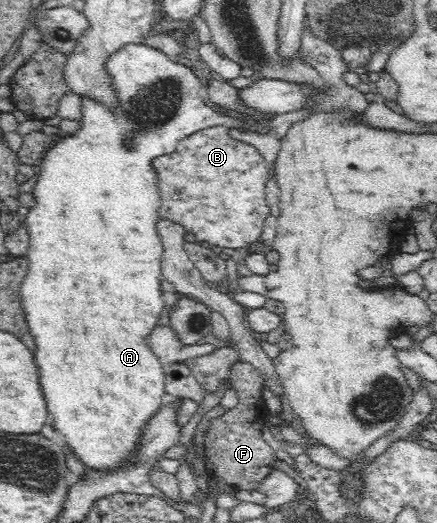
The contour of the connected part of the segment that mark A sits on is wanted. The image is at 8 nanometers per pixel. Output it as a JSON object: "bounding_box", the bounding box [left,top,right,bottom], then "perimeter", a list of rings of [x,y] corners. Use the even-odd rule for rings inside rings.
{"bounding_box":[20,43,251,472],"perimeter":[[[140,43],[126,44],[118,52],[111,54],[105,65],[113,78],[119,106],[114,108],[114,113],[110,113],[105,108],[101,108],[99,104],[95,104],[95,102],[85,101],[82,118],[78,121],[80,124],[79,129],[72,134],[62,135],[61,140],[56,140],[56,143],[42,157],[42,170],[40,170],[38,182],[36,182],[32,192],[36,199],[36,206],[30,209],[28,216],[24,218],[24,224],[27,226],[27,234],[29,235],[29,246],[24,255],[28,261],[28,270],[22,284],[20,284],[22,309],[25,320],[30,326],[29,331],[34,337],[34,346],[38,348],[34,360],[36,360],[36,366],[38,366],[40,388],[44,392],[42,397],[46,398],[46,408],[48,408],[52,420],[54,420],[52,426],[56,426],[54,430],[58,430],[60,434],[66,436],[66,444],[76,454],[76,459],[82,460],[82,464],[86,467],[94,468],[92,472],[115,472],[117,468],[131,465],[135,460],[138,460],[137,446],[141,441],[146,423],[158,412],[158,408],[162,406],[168,395],[165,391],[165,370],[162,363],[146,344],[146,336],[158,324],[166,306],[161,297],[160,287],[162,280],[160,276],[160,258],[162,258],[163,247],[158,232],[156,232],[156,220],[158,220],[159,209],[161,208],[161,194],[156,188],[157,176],[155,172],[152,172],[150,160],[160,156],[160,154],[174,152],[178,140],[182,140],[184,136],[204,128],[210,128],[211,126],[225,126],[229,129],[237,128],[240,130],[251,128],[245,120],[225,116],[224,113],[218,113],[208,107],[205,100],[200,97],[200,88],[203,86],[200,83],[201,80],[194,75],[192,69],[184,66],[183,63],[171,61],[168,59],[167,54],[156,50],[154,47]]]}

